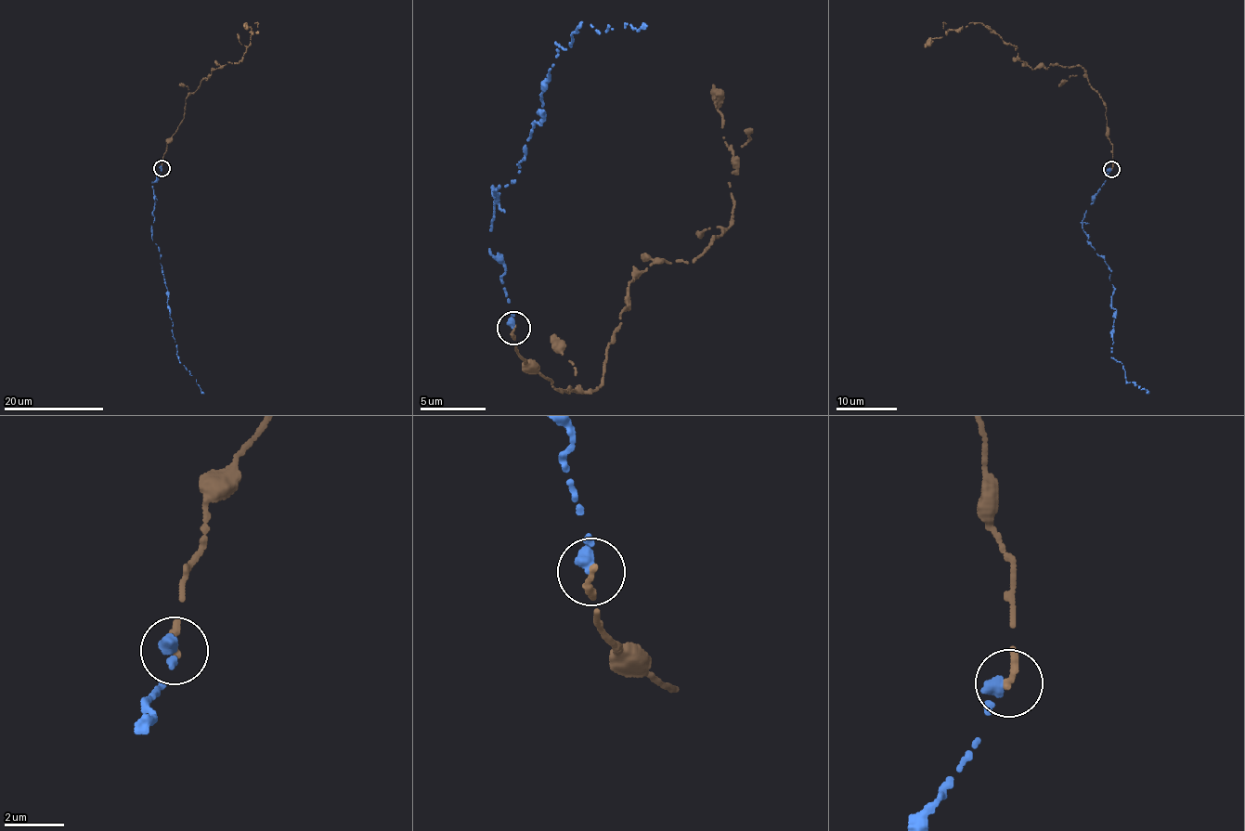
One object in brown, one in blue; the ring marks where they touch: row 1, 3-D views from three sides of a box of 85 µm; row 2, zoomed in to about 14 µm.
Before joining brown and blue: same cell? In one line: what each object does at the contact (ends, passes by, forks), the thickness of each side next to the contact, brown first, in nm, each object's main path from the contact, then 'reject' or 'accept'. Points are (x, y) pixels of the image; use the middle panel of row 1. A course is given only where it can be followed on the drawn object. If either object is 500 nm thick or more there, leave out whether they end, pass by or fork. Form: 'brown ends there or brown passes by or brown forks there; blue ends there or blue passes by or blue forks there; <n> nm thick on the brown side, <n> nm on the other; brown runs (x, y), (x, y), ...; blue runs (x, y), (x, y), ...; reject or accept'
brown ends there; blue ends there; 240 nm thick on the brown side, 400 nm on the other; brown runs (512, 329), (555, 390), (590, 391), (629, 282), (694, 262), (731, 226), (734, 152), (712, 84); blue runs (512, 329), (488, 248), (493, 190), (540, 124), (554, 42), (564, 48), (580, 24), (648, 27); accept

